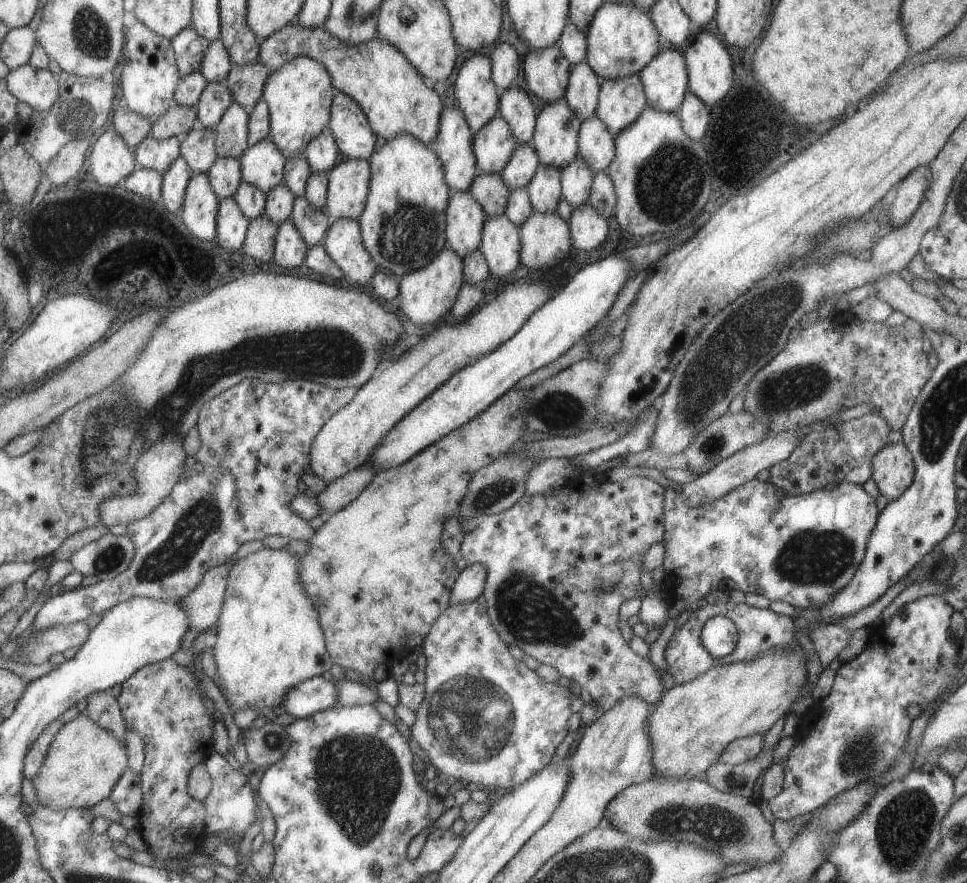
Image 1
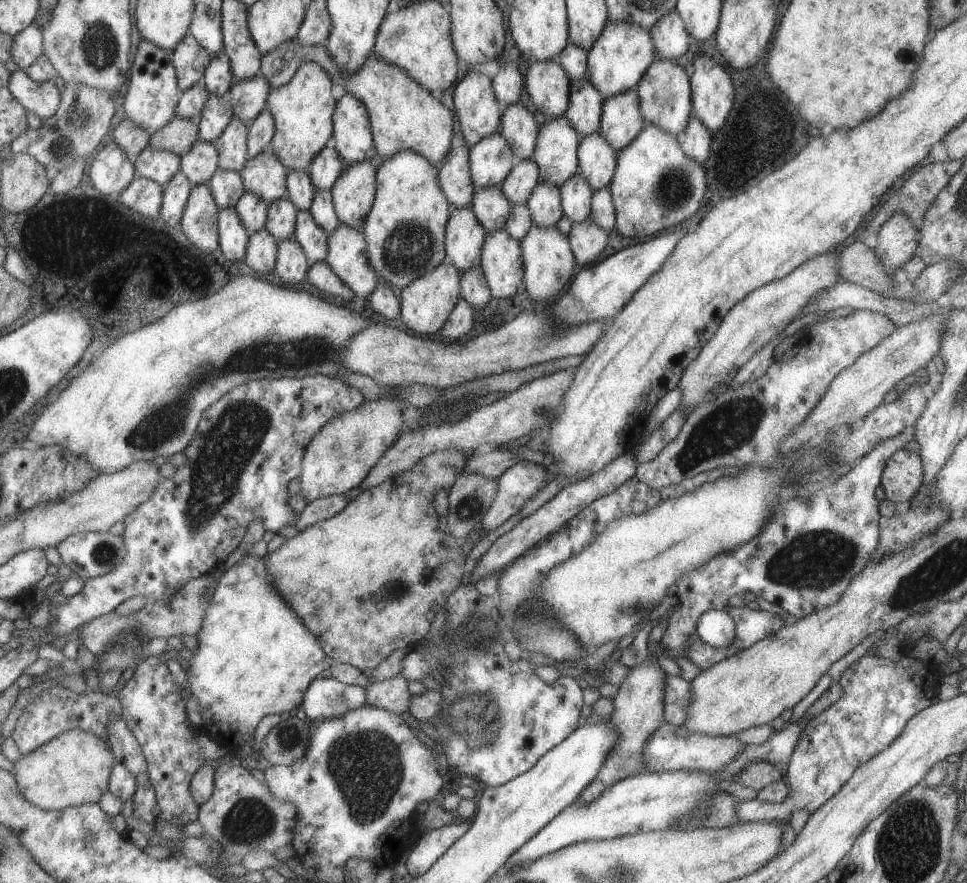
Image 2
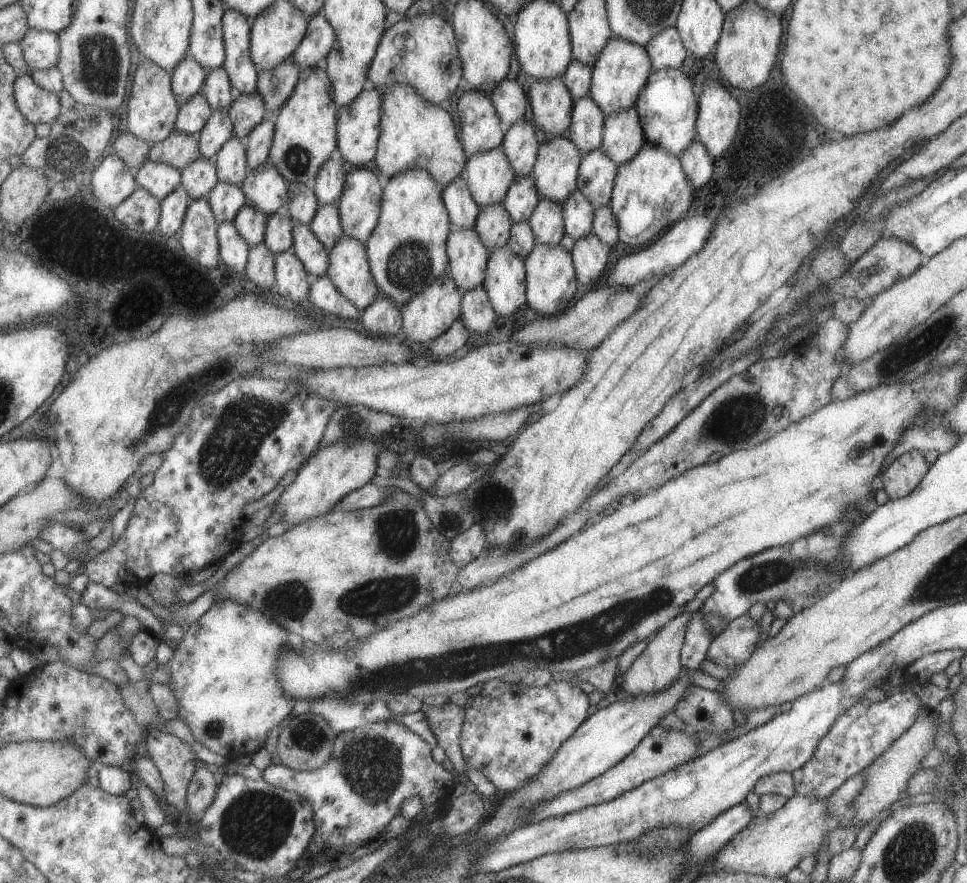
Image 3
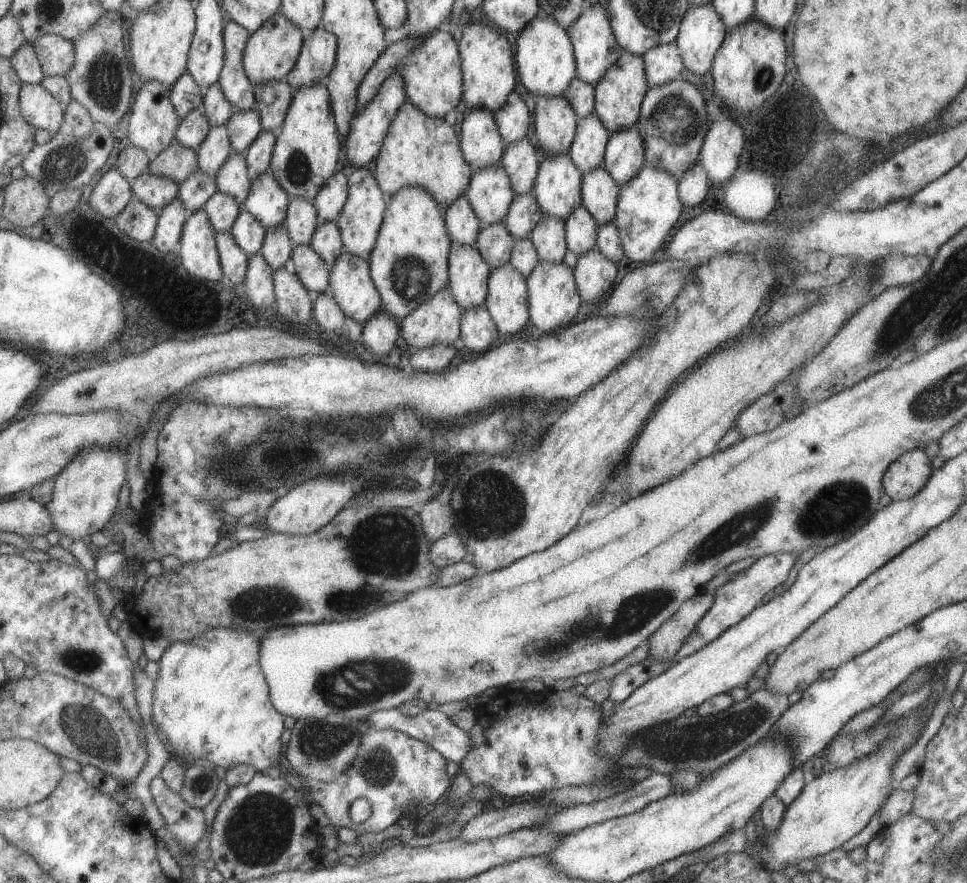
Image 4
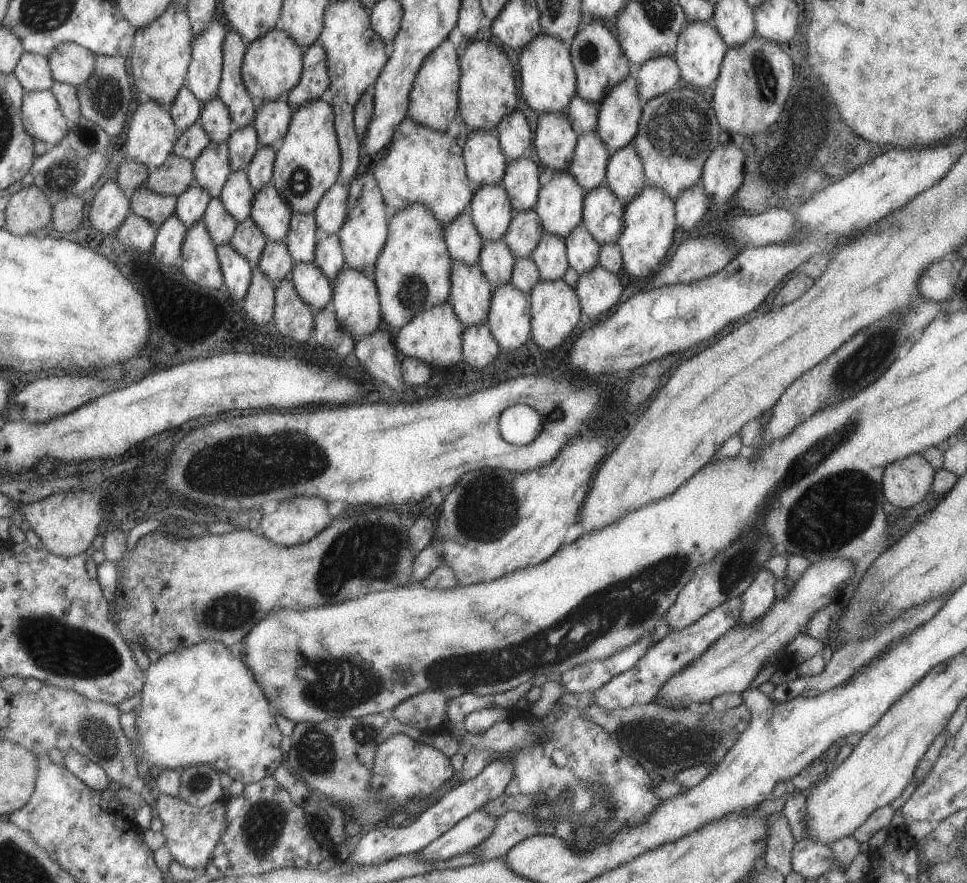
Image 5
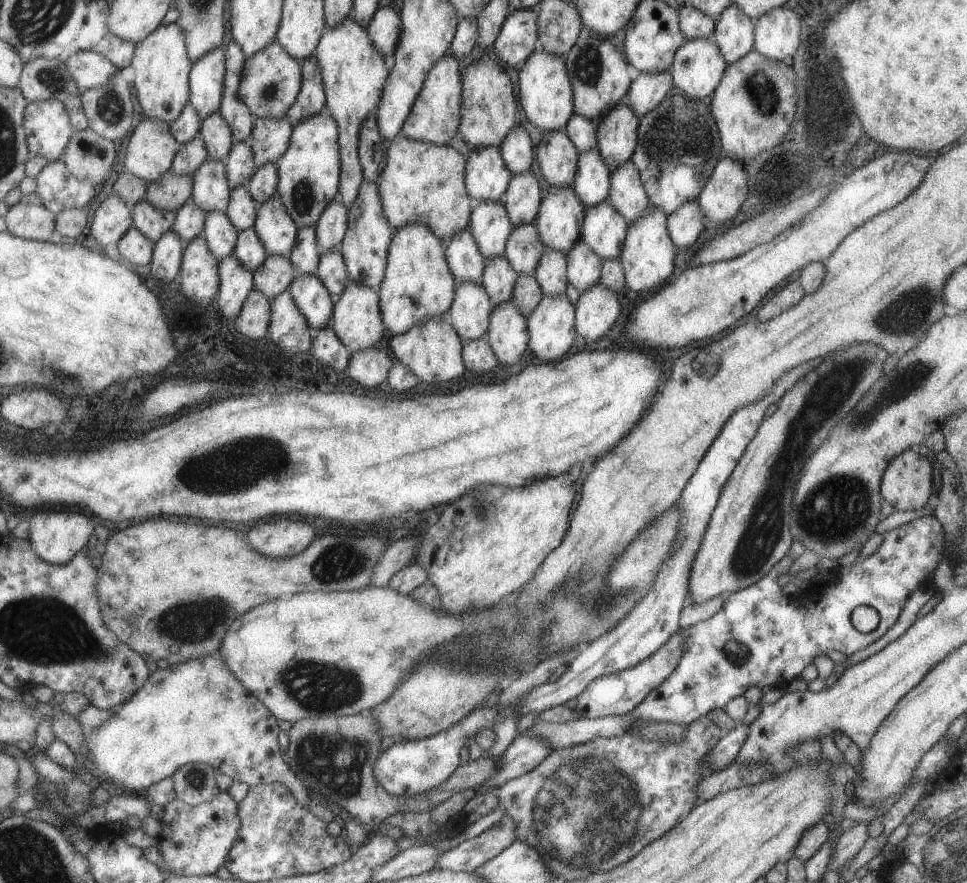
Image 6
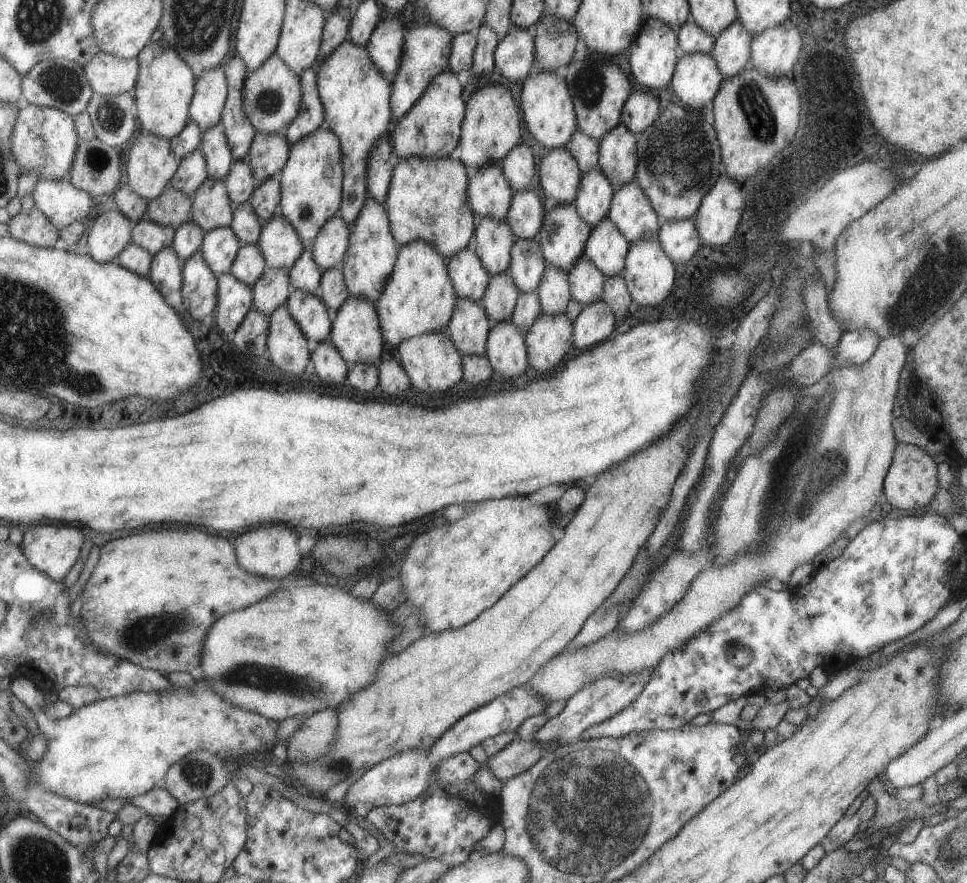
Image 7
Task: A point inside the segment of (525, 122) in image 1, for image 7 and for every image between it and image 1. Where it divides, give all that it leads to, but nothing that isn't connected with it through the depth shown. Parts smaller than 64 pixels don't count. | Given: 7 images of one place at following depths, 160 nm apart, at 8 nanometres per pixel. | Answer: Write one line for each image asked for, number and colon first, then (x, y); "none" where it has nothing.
2: (517, 125)
3: (519, 144)
4: (518, 158)
5: (520, 180)
6: (521, 198)
7: (524, 215)

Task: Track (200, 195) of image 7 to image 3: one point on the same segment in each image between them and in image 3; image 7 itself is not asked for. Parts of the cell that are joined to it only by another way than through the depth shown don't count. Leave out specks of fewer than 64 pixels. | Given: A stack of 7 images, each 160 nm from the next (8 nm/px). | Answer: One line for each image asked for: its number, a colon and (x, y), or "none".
3: (218, 128)
4: (215, 147)
5: (211, 168)
6: (210, 191)

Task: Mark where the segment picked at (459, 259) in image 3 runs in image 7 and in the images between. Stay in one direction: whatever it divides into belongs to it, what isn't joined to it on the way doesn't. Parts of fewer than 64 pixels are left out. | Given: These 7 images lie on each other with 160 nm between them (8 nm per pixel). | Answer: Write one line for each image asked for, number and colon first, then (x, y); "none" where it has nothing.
4: (467, 271)
5: (470, 292)
6: (469, 312)
7: (468, 327)

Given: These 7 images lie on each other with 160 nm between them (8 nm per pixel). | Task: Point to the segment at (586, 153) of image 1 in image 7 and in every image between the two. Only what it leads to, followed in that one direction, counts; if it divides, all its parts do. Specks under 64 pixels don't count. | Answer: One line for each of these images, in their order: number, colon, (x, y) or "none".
2: (596, 157)
3: (596, 171)
4: (599, 193)
5: (601, 210)
6: (603, 229)
7: (605, 248)

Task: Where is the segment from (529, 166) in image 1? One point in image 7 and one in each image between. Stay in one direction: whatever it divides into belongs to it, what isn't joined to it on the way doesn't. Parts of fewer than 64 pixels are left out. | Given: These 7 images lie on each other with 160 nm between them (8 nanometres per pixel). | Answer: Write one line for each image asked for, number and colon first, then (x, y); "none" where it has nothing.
2: (517, 185)
3: (521, 197)
4: (523, 213)
5: (524, 229)
6: (523, 247)
7: (526, 267)

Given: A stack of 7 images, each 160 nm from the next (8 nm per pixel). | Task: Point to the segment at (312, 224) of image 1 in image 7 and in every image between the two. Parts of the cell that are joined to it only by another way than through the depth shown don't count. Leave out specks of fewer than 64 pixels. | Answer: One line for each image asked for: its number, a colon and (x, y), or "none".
2: (312, 238)
3: (313, 255)
4: (309, 267)
5: (313, 287)
6: (314, 301)
7: (314, 319)

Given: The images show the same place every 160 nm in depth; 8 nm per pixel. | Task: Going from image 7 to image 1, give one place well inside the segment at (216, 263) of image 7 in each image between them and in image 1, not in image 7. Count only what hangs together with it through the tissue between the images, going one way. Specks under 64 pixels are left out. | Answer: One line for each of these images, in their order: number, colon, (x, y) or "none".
1: (224, 176)
2: (226, 187)
3: (224, 199)
4: (222, 209)
5: (220, 225)
6: (220, 235)

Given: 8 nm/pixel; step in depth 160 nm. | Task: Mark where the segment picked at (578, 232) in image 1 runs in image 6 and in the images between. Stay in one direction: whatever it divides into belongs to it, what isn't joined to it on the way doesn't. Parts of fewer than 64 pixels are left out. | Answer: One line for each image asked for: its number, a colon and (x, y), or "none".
2: (586, 239)
3: (589, 255)
4: (593, 273)
5: (597, 289)
6: (596, 308)

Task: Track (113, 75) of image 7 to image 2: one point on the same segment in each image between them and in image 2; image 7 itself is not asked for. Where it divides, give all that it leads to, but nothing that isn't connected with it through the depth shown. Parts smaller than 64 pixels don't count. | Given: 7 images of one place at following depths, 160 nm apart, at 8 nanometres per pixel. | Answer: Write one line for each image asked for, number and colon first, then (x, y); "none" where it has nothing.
2: (26, 45)
3: (39, 48)
4: (55, 54)
5: (70, 63)
6: (87, 69)

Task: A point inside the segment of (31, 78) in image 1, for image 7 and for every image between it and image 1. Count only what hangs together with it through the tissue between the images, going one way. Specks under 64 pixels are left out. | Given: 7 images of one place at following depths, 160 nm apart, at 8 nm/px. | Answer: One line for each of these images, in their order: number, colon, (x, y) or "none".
2: (42, 99)
3: (37, 105)
4: (39, 109)
5: (42, 118)
6: (47, 127)
7: (44, 140)

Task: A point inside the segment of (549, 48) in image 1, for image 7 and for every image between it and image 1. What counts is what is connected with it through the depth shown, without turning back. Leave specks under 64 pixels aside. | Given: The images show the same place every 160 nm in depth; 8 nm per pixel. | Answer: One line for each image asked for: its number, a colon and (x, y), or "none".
2: (548, 86)
3: (551, 103)
4: (554, 121)
5: (554, 141)
6: (556, 156)
7: (559, 177)

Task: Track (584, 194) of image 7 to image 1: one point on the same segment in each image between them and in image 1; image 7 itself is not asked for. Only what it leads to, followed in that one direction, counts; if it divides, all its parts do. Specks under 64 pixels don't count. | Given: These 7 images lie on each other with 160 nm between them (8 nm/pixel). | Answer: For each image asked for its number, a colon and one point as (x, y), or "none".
1: (581, 93)
2: (583, 112)
3: (585, 128)
4: (586, 150)
5: (588, 165)
6: (591, 182)

